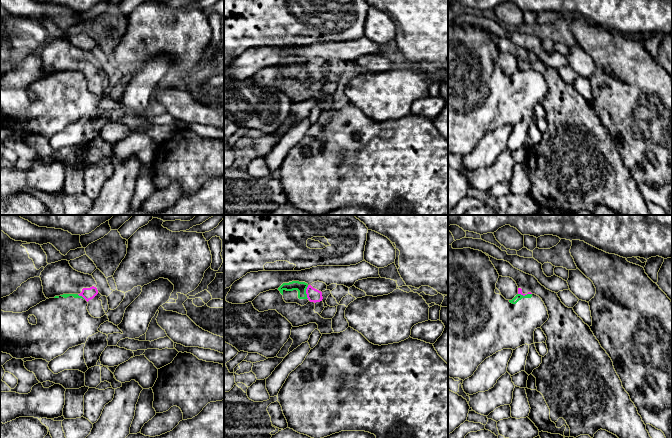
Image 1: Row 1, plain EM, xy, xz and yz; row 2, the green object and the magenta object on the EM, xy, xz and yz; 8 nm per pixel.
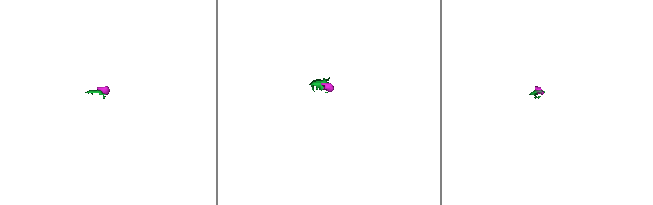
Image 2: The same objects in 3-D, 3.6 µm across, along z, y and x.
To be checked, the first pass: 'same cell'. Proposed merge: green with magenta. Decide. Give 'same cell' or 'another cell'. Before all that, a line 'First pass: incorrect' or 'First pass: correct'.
First pass: incorrect
another cell

